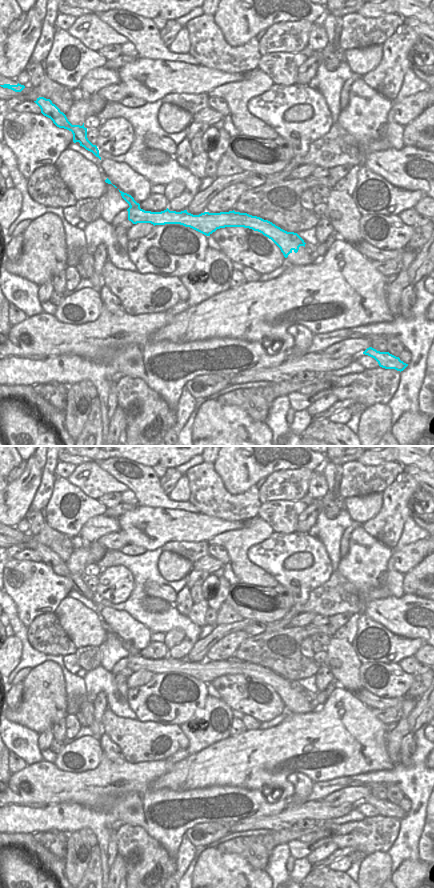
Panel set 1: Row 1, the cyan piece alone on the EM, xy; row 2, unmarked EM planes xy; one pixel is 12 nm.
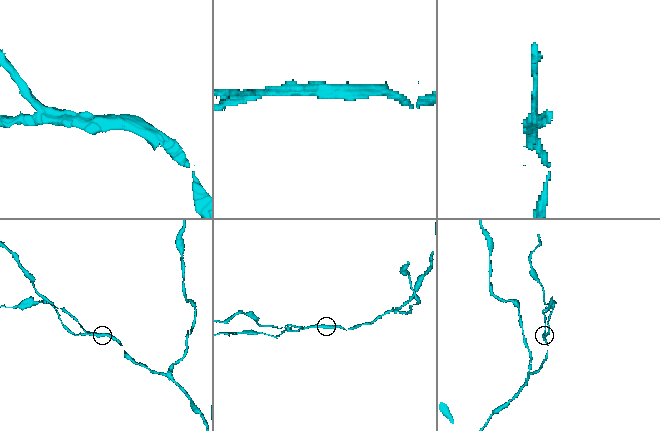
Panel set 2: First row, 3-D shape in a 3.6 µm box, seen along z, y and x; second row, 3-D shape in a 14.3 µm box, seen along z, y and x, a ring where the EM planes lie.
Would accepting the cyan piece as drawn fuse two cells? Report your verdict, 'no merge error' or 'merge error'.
merge error

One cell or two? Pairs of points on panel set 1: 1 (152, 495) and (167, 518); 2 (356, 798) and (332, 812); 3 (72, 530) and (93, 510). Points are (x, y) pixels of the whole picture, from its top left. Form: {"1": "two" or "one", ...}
{"1": "two", "2": "two", "3": "one"}

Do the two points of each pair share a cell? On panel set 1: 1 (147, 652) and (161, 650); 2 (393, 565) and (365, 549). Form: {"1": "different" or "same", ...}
{"1": "same", "2": "different"}

